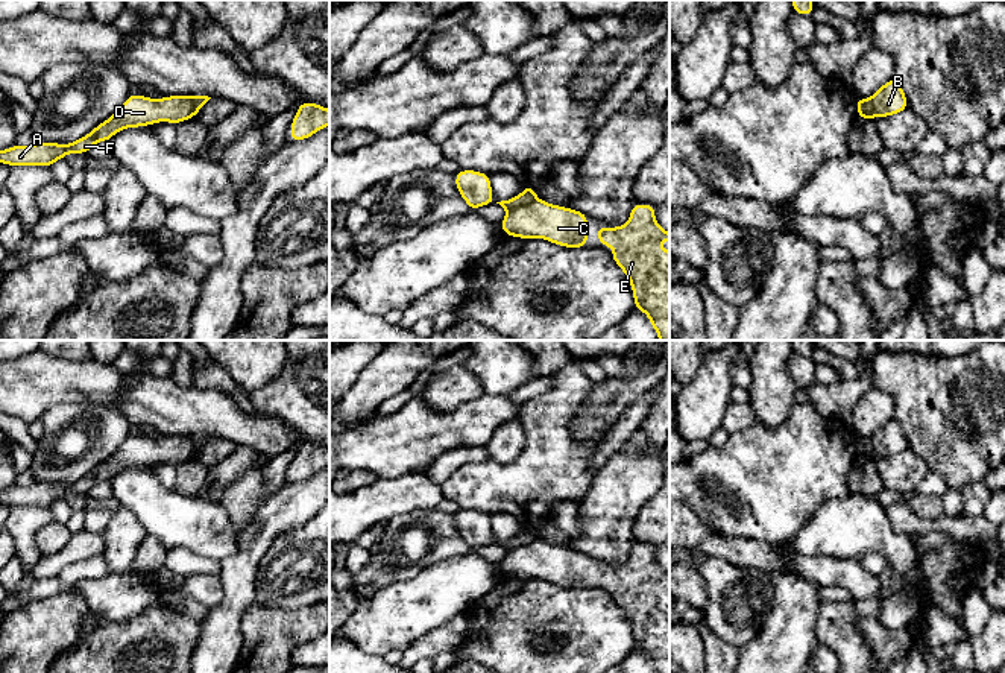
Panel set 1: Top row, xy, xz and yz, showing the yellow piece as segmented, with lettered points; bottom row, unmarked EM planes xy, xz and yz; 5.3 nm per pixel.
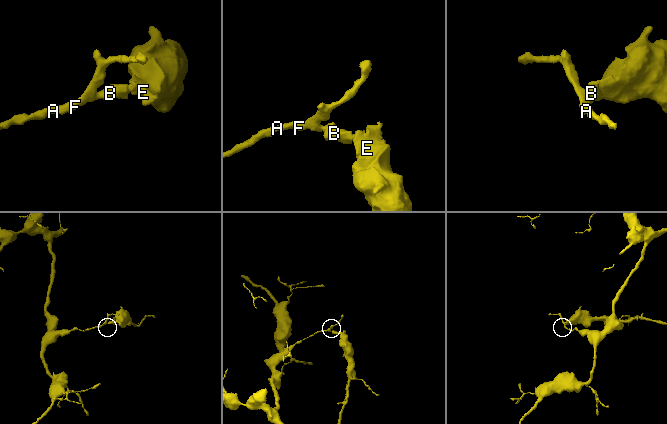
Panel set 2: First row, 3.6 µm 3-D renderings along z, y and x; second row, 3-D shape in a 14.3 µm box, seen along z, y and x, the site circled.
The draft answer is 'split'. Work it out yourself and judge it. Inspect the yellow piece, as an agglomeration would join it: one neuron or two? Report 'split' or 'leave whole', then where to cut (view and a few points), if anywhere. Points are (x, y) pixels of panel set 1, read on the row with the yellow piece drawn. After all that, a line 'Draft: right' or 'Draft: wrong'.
split | xz (536, 199), (507, 211)
Draft: right

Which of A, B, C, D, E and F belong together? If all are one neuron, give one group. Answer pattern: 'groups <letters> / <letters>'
groups A D F / B C E

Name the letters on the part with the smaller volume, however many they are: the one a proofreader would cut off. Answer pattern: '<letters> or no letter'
B, C, E

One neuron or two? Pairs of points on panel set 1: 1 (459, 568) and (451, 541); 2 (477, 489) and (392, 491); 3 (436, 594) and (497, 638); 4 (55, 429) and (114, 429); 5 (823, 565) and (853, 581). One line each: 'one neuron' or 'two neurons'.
1: two neurons
2: two neurons
3: two neurons
4: one neuron
5: one neuron

